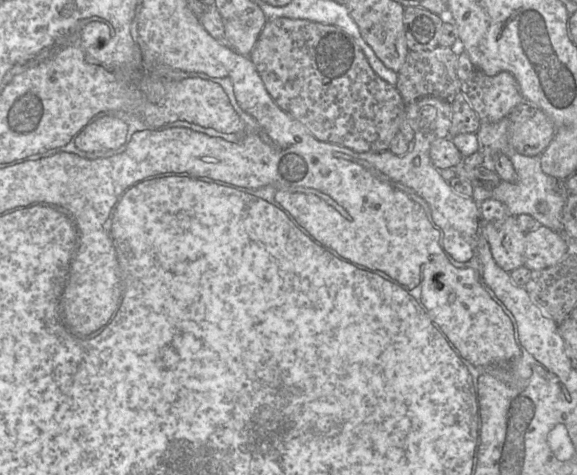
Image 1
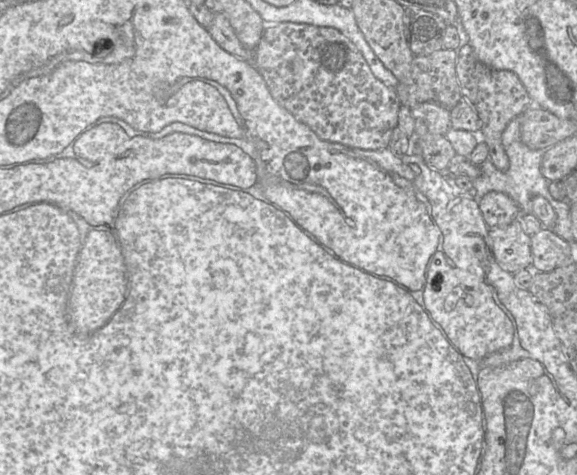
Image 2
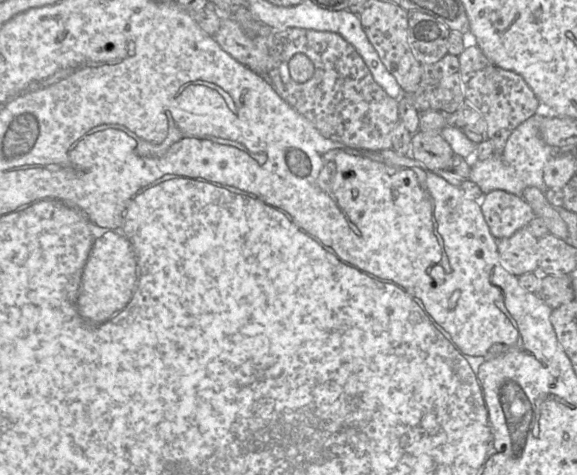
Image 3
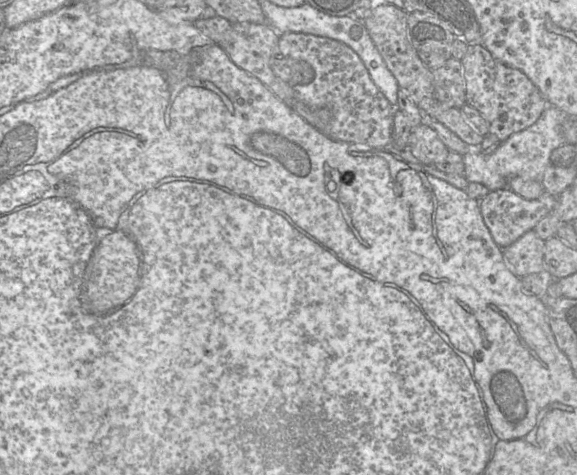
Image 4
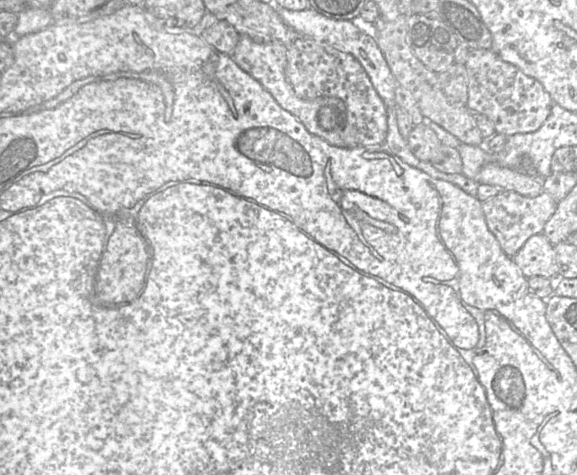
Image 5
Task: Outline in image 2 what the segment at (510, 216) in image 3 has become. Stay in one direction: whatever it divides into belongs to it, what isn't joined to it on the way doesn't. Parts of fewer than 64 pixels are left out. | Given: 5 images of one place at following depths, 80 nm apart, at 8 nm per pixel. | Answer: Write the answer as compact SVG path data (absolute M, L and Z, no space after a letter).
M488 192L479 200L479 208L487 226L501 228L520 220L522 215L516 202L502 192Z

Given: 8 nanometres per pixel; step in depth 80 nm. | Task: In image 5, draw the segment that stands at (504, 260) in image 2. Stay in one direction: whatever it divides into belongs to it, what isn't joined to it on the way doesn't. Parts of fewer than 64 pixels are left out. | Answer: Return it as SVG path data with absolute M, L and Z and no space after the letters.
M542 233L530 237L512 259L525 278L557 279L554 246Z

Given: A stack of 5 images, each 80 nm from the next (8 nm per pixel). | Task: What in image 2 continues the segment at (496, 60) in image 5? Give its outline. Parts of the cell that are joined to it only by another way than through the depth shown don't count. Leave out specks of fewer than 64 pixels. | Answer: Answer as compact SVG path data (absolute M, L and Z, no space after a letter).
M471 44L457 51L456 74L462 96L476 110L481 129L477 134L489 149L489 159L501 171L509 168L509 159L502 145L502 133L508 124L532 105L531 98L518 78L510 70L496 70L479 60Z

